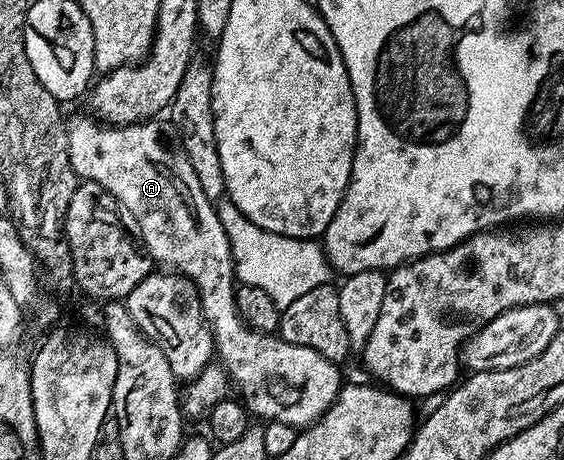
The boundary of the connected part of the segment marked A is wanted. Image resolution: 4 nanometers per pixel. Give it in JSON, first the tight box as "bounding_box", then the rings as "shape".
{"bounding_box":[67,118,341,429],"shape":[[[94,118],[70,120],[67,128],[67,136],[69,137],[69,157],[71,164],[75,170],[75,174],[80,180],[96,183],[105,189],[109,189],[109,193],[113,193],[113,197],[117,197],[117,201],[123,206],[124,212],[129,216],[132,224],[137,228],[137,233],[143,239],[143,245],[147,249],[148,255],[156,264],[164,263],[164,268],[170,269],[172,272],[185,276],[195,284],[195,288],[199,291],[199,300],[203,306],[203,316],[206,317],[211,329],[211,338],[215,341],[215,355],[227,378],[232,384],[239,386],[238,394],[241,396],[242,402],[245,404],[248,412],[252,416],[260,415],[263,421],[285,421],[285,425],[302,429],[311,426],[317,422],[322,415],[327,412],[333,405],[333,401],[339,395],[341,380],[339,380],[340,368],[336,364],[330,363],[325,357],[321,357],[321,353],[317,353],[313,349],[309,349],[305,345],[293,345],[279,338],[278,334],[262,335],[260,331],[252,331],[251,328],[243,324],[243,319],[237,313],[237,305],[235,304],[235,288],[237,280],[235,277],[235,263],[231,259],[231,246],[229,245],[229,237],[225,233],[225,229],[221,225],[221,221],[215,212],[215,203],[205,197],[205,193],[201,193],[201,181],[197,181],[197,173],[193,173],[193,165],[189,165],[189,157],[183,152],[175,138],[175,127],[170,121],[144,121],[141,123],[129,123],[126,127],[116,127],[114,125],[104,125],[102,122],[96,121]]]}

